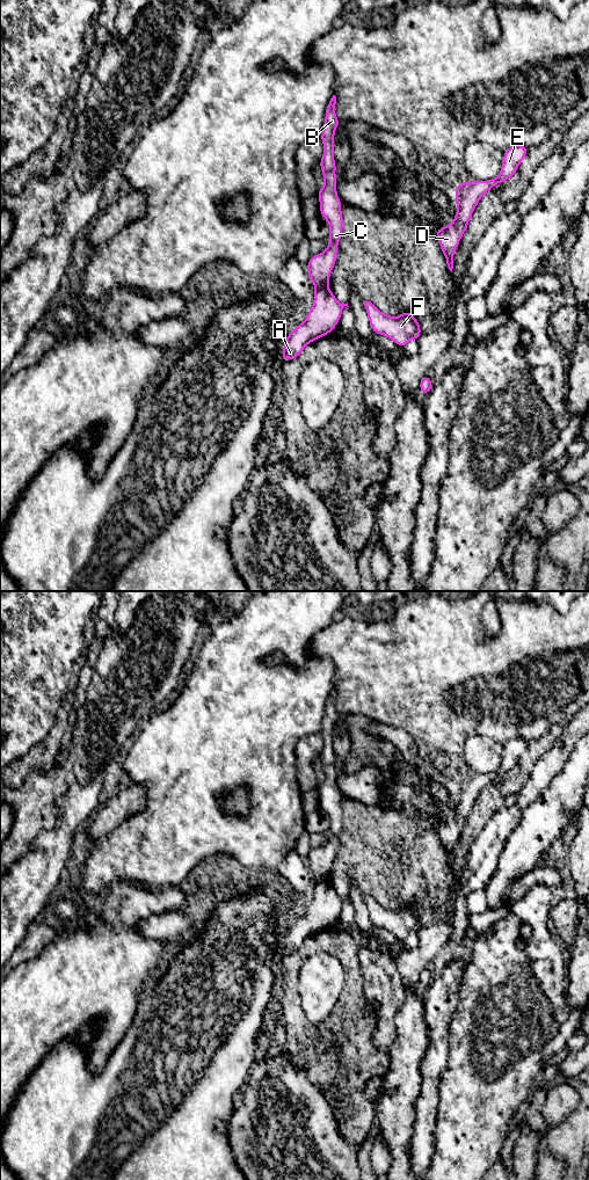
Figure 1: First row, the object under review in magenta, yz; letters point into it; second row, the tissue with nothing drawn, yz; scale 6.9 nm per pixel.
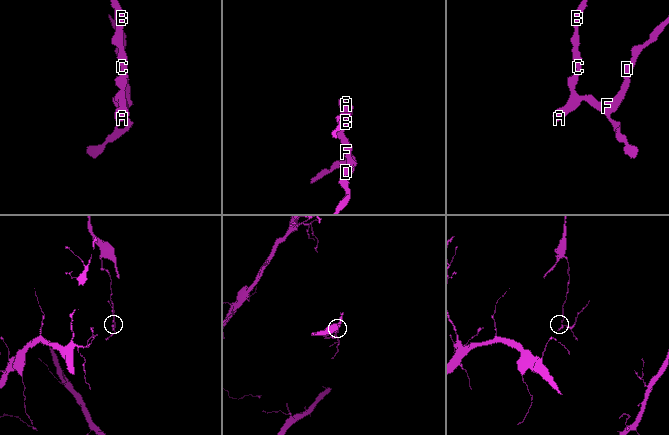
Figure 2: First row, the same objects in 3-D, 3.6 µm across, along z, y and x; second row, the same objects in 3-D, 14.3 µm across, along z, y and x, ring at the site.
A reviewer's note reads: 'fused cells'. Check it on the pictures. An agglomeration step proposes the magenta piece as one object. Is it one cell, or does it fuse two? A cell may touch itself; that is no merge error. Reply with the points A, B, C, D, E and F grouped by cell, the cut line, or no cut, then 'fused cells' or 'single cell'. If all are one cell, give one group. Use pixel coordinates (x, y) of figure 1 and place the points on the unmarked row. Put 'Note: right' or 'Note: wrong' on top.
Note: right
A D E F / B C; cut in yz along (327, 879), (317, 882); fused cells

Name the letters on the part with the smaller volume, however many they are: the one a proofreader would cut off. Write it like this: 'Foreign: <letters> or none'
Foreign: A, D, E, F

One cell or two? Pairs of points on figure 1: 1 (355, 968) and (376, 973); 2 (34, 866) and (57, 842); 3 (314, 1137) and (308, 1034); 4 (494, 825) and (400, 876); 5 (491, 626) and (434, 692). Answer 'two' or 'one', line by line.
1: two
2: one
3: two
4: two
5: two

